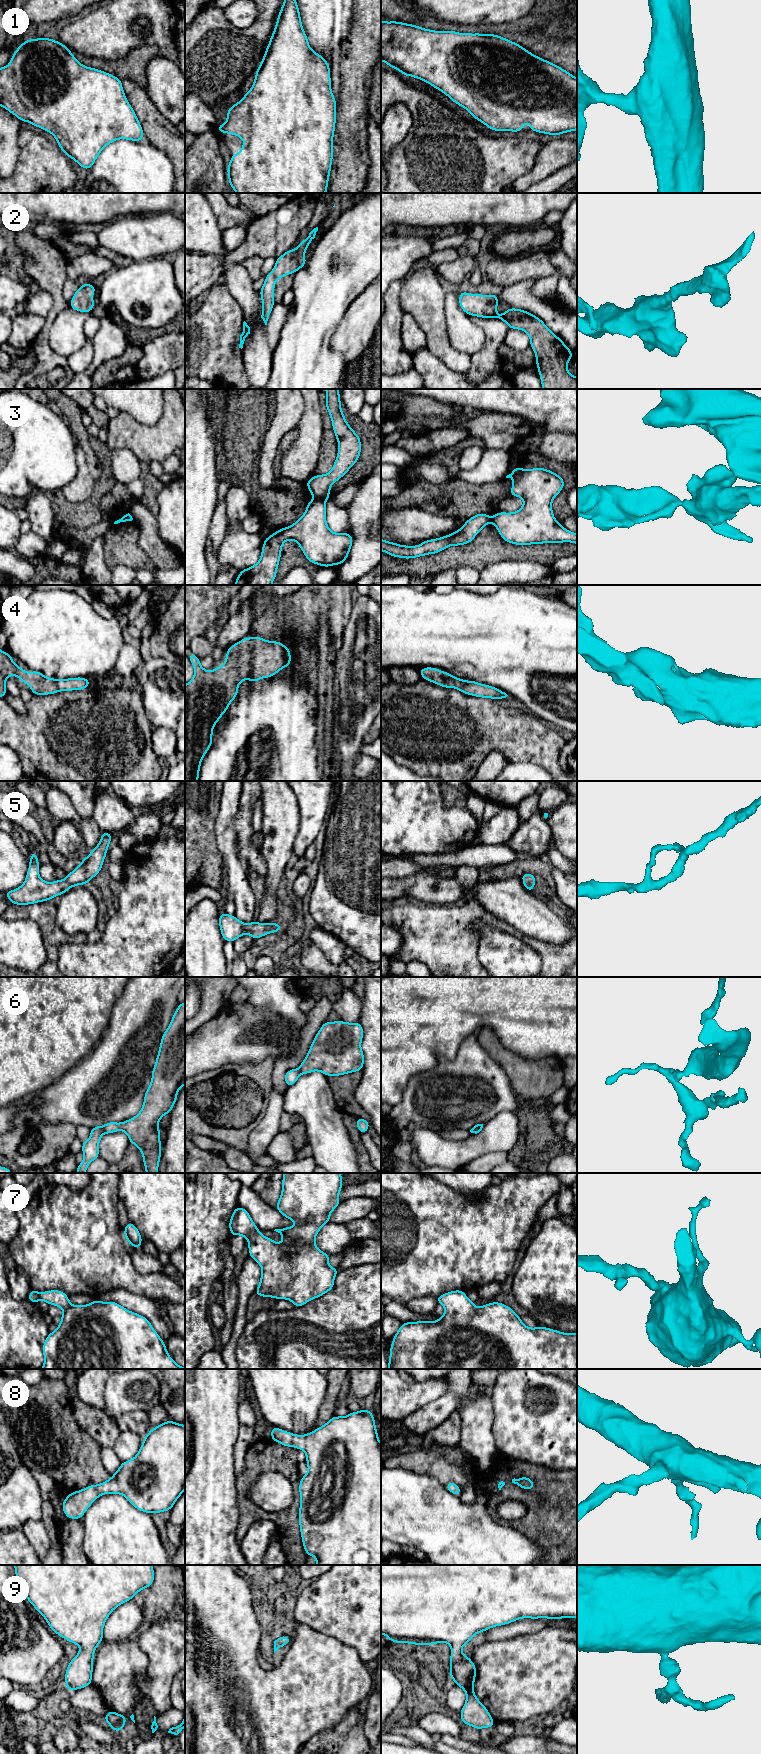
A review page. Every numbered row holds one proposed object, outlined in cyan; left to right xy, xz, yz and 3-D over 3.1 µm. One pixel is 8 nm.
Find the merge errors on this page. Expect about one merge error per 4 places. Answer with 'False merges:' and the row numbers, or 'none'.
False merges: 3, 6

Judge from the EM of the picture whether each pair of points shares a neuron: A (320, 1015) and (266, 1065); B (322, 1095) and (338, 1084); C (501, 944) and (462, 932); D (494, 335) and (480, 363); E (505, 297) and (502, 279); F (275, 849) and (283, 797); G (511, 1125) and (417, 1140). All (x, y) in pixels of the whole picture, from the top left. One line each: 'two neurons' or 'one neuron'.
A: two neurons
B: two neurons
C: two neurons
D: one neuron
E: two neurons
F: one neuron
G: one neuron

